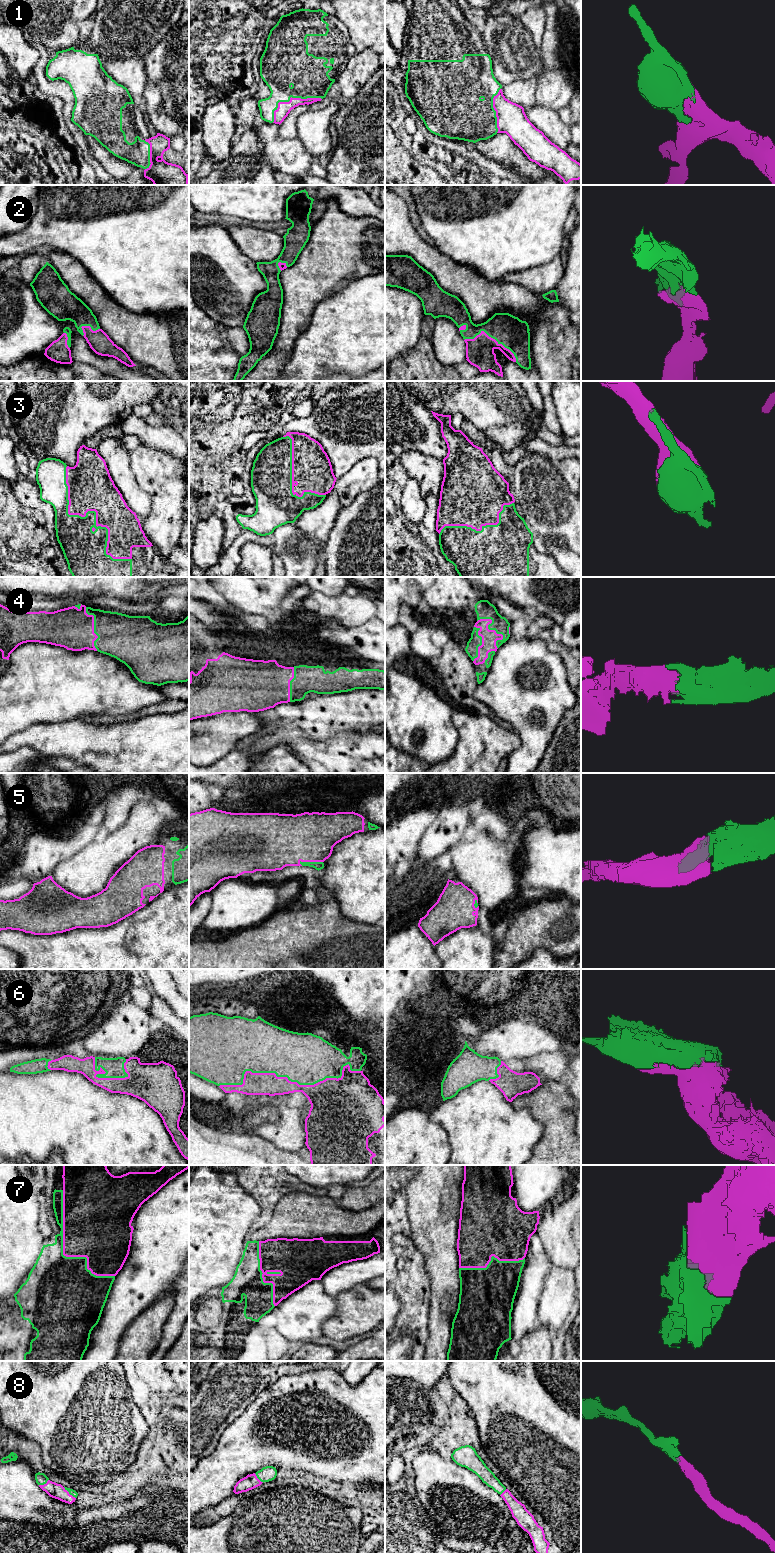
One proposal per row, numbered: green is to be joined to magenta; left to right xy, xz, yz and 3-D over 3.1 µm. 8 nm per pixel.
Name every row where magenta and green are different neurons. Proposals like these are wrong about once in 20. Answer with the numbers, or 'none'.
none

